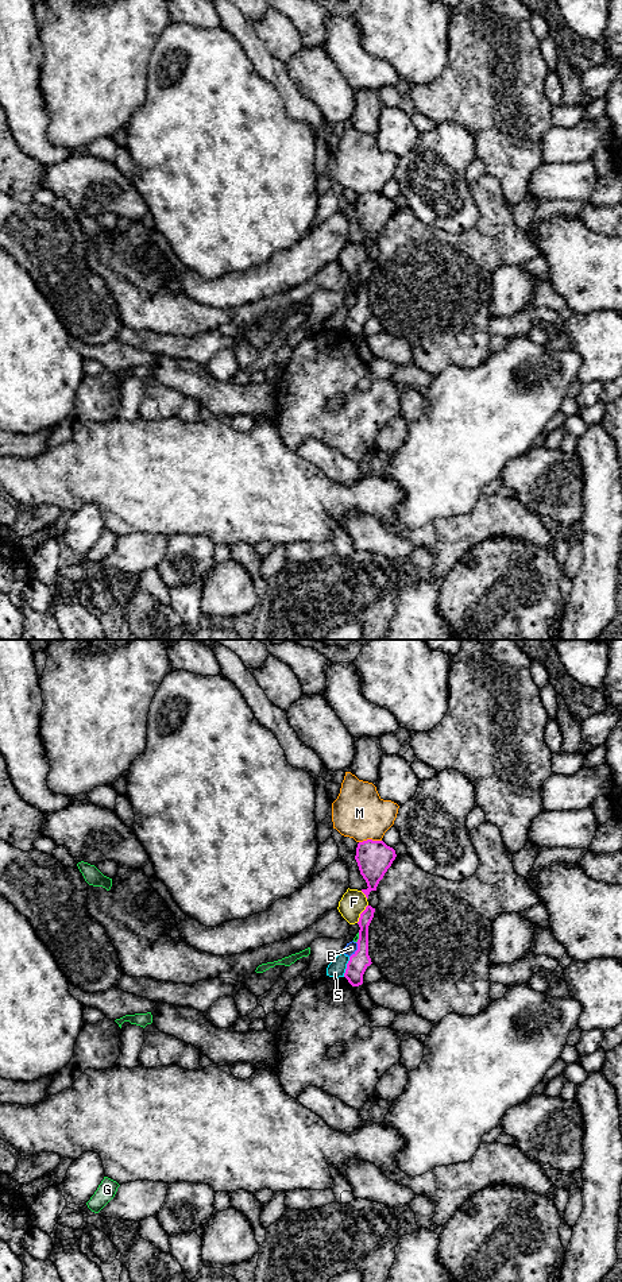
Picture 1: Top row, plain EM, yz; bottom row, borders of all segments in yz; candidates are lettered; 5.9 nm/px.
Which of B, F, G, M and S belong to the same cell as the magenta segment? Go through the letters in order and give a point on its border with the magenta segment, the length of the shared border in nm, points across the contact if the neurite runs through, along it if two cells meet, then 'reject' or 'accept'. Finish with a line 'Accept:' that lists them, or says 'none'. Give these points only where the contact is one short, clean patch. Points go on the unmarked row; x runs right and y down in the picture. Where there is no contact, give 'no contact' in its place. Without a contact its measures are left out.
B: meets magenta in yz at (356, 302); contact 100 nm long; reject
F: meets magenta in yz at (360, 266); contact 130 nm long; reject
G: meets magenta in yz at (359, 290); contact 70 nm long; border along yz (359, 285), (356, 294); reject
M: meets magenta in yz at (370, 192); contact 140 nm long; reject
S: meets magenta in yz at (347, 319); contact 130 nm long; border along yz (350, 309), (343, 328); reject
Accept: none

